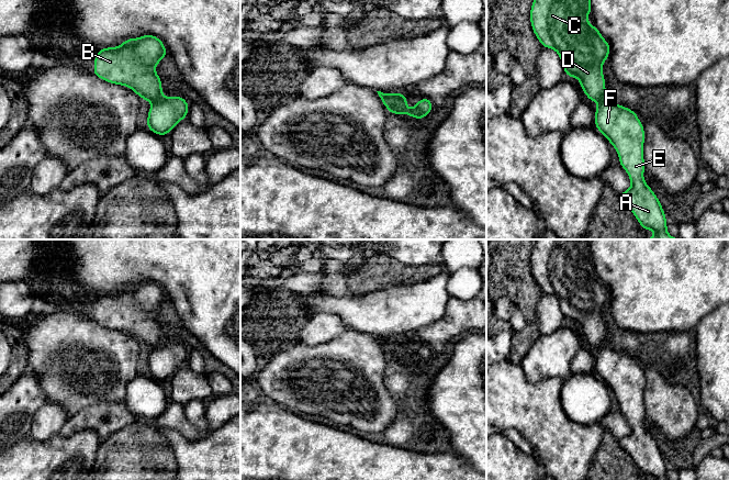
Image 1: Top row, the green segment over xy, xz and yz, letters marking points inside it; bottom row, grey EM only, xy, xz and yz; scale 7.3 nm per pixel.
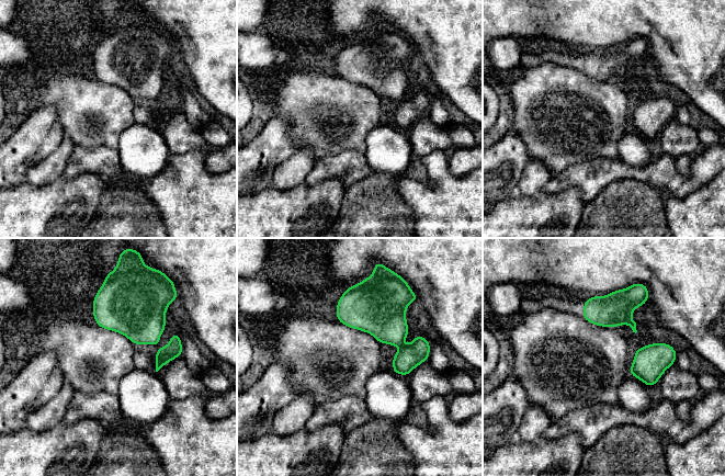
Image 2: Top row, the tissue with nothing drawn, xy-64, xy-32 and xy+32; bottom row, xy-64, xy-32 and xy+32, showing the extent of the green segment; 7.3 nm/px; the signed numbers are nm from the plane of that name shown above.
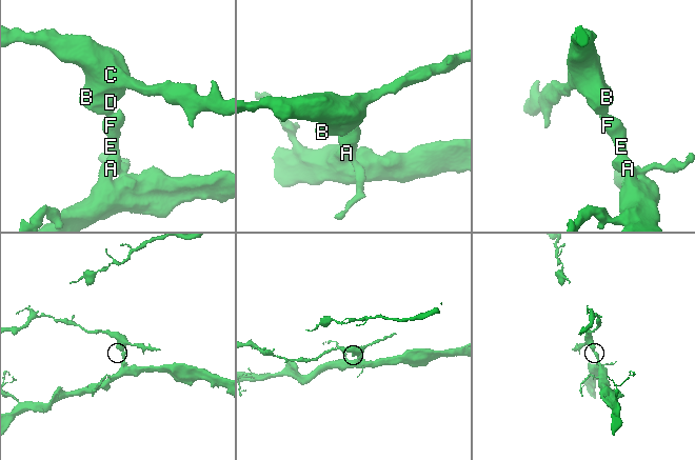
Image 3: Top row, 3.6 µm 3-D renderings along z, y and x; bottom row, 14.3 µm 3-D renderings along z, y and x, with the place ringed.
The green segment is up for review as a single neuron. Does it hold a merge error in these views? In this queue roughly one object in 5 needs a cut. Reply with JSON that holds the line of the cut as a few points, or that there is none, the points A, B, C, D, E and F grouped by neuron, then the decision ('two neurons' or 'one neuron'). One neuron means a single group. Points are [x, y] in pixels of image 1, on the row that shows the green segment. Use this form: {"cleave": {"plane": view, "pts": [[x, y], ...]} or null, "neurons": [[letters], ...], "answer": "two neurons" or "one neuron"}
{"cleave": {"plane": "xy", "pts": [[163, 97], [153, 102]]}, "neurons": [["A", "E", "F"], ["B", "C", "D"]], "answer": "two neurons"}

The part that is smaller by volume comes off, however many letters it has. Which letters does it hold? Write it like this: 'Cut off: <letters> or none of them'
Cut off: B, C, D

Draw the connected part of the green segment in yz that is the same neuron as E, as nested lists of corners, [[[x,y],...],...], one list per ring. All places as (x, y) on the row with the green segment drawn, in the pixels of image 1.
[[[605,99],[595,109],[595,127],[615,147],[619,165],[631,181],[631,187],[618,194],[619,199],[631,210],[643,231],[655,233],[654,237],[644,239],[681,239],[668,233],[661,202],[643,179],[644,129],[637,113]]]

